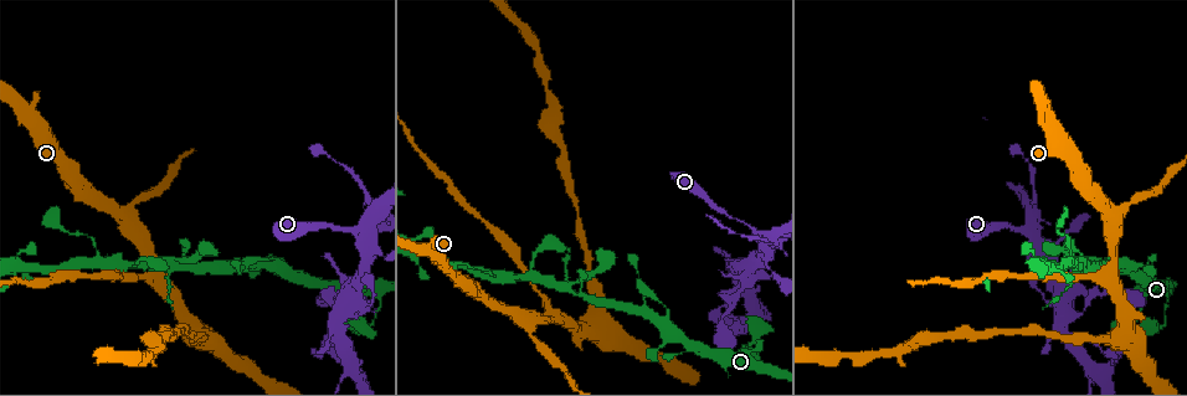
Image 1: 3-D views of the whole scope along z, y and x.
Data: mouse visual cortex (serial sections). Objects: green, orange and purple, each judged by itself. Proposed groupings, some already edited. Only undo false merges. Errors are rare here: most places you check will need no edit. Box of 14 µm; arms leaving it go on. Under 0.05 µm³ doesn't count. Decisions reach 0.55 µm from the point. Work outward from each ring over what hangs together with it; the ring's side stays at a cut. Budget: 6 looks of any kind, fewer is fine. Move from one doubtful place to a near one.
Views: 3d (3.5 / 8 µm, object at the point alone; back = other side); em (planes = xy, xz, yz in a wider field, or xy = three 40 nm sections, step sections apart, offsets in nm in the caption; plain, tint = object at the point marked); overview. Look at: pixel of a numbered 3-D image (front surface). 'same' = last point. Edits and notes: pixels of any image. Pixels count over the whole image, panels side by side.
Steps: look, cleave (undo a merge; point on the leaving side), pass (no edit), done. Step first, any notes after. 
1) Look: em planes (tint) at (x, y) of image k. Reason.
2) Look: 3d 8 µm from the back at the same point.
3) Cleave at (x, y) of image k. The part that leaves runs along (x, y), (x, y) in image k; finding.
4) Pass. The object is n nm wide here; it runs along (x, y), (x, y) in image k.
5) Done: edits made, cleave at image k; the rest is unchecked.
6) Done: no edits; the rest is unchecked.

Look: 3d 3.5 µm at (369, 250) of image 1. A narrow waist.

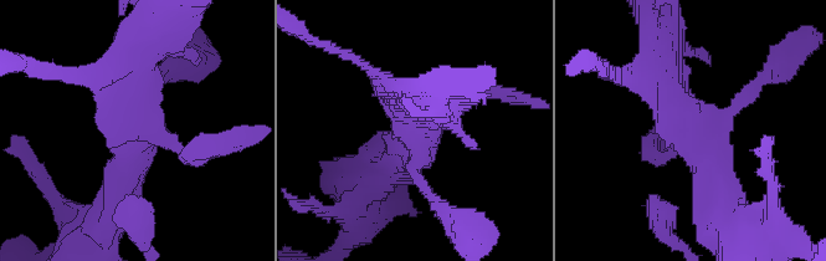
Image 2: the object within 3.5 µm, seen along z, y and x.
Look: em xy step 5 (tint) at (701, 136) of image 2.

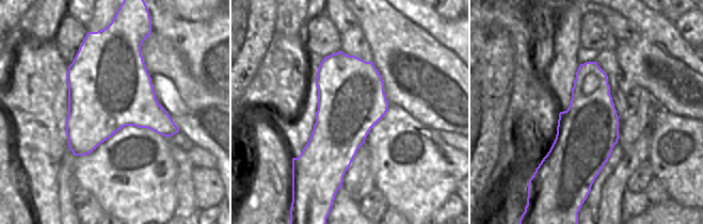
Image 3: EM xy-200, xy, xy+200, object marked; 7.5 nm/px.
Pass. It runs along (660, 73), (713, 151), (729, 211) in image 2; one cell here.

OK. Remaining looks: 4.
Look: 3d 3.5 µm at (1033, 200) of image 1. Sharp bend.

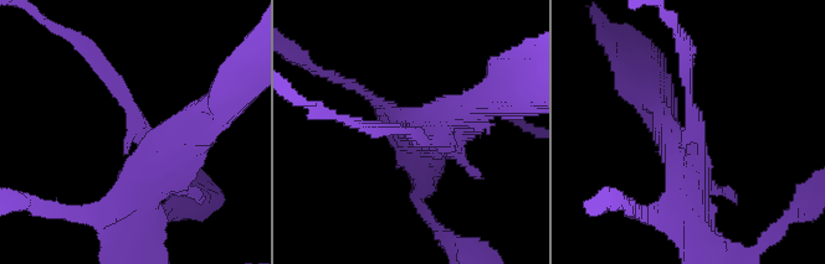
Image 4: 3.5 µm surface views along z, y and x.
Cleave at (129, 102) of image 4. Two cells meet here.

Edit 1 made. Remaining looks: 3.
Look: em xy step 5 (tint) at (647, 289) of image 1. Abrupt turn.

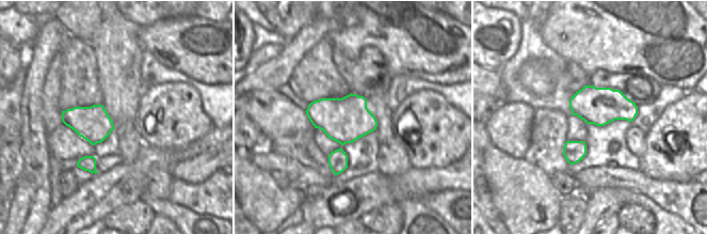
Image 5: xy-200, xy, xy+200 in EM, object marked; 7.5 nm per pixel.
Look: 3d 3.5 µm from the back at the same point.

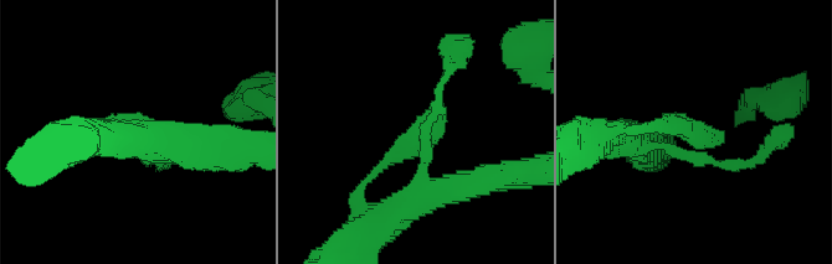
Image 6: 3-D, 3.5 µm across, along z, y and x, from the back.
Pass. All the same cell.

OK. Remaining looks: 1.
Done: edits made, cleave at image 4; the rest is unchecked.

